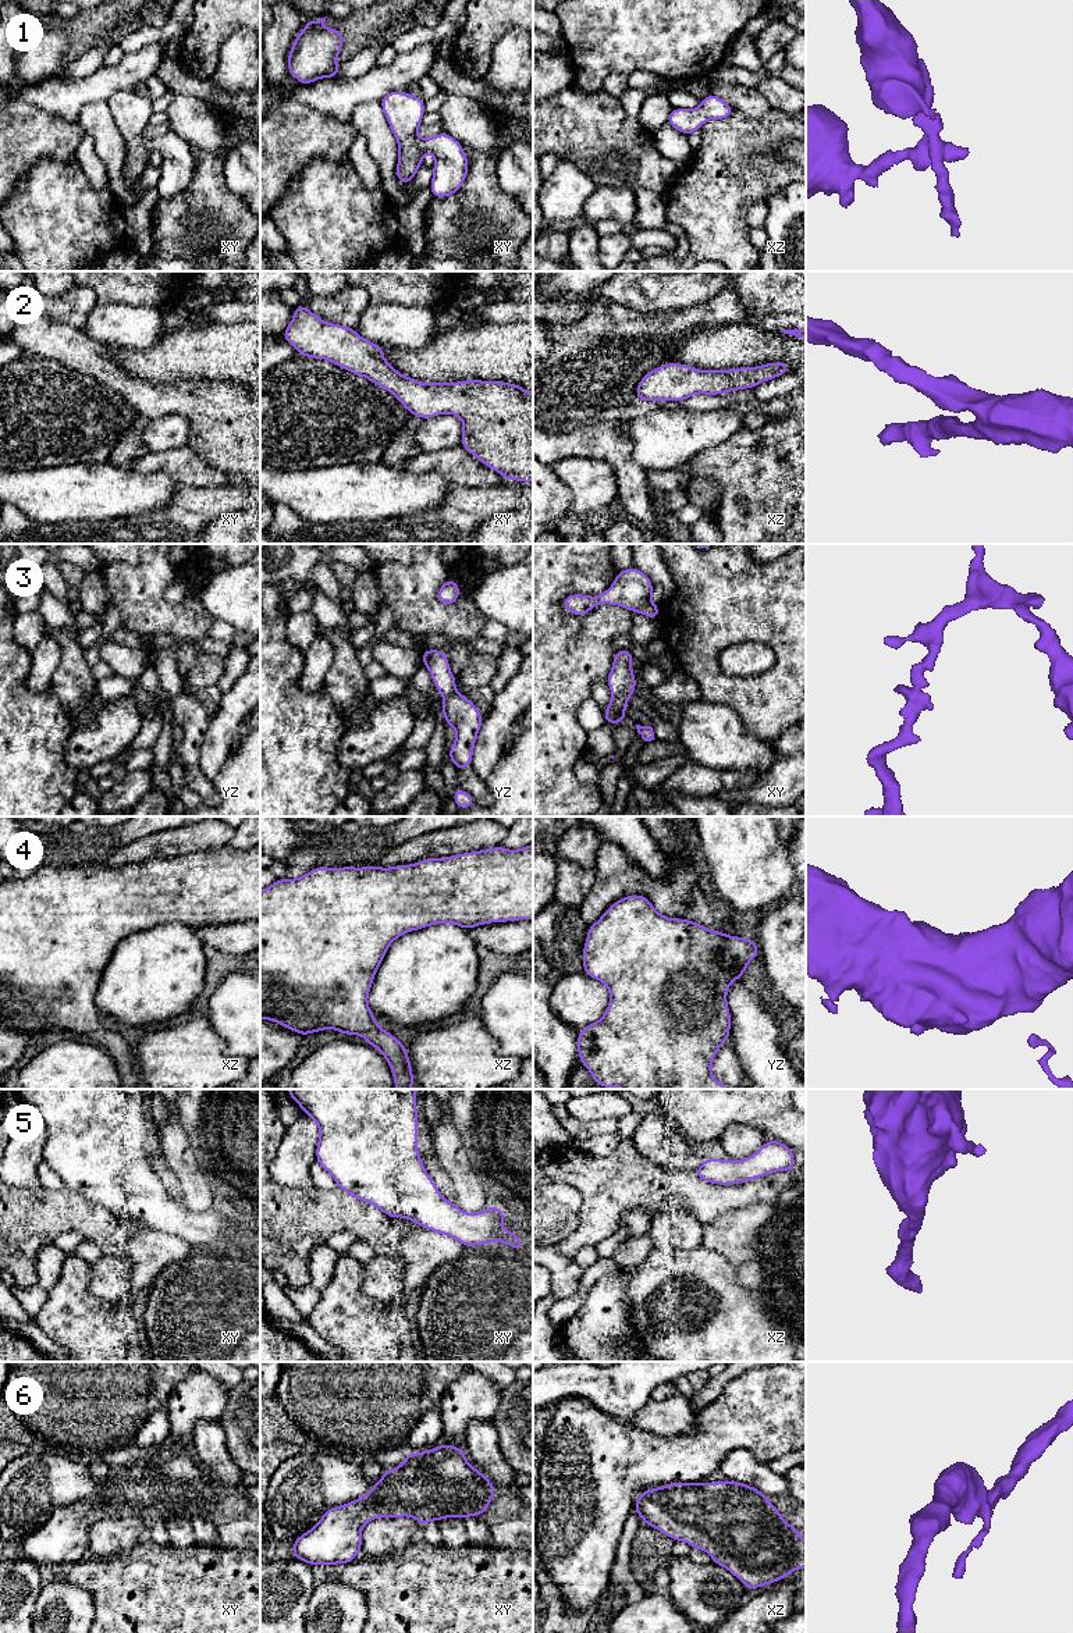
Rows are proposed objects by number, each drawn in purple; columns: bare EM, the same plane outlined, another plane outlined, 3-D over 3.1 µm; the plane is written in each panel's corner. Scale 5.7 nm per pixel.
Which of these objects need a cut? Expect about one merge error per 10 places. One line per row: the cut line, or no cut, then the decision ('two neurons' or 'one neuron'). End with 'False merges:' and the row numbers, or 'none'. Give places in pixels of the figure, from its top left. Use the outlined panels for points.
1: no cut; one neuron
2: no cut; one neuron
3: no cut; one neuron
4: no cut; one neuron
5: no cut; one neuron
6: no cut; one neuron
False merges: none

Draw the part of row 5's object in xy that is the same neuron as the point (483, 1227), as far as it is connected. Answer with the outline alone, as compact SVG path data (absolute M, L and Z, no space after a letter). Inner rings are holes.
M287 1089L302 1111L319 1125L316 1161L331 1174L337 1188L380 1209L390 1218L401 1217L437 1234L458 1239L465 1248L505 1242L523 1249L515 1231L504 1231L507 1214L497 1206L465 1213L450 1203L426 1173L416 1148L418 1089Z

